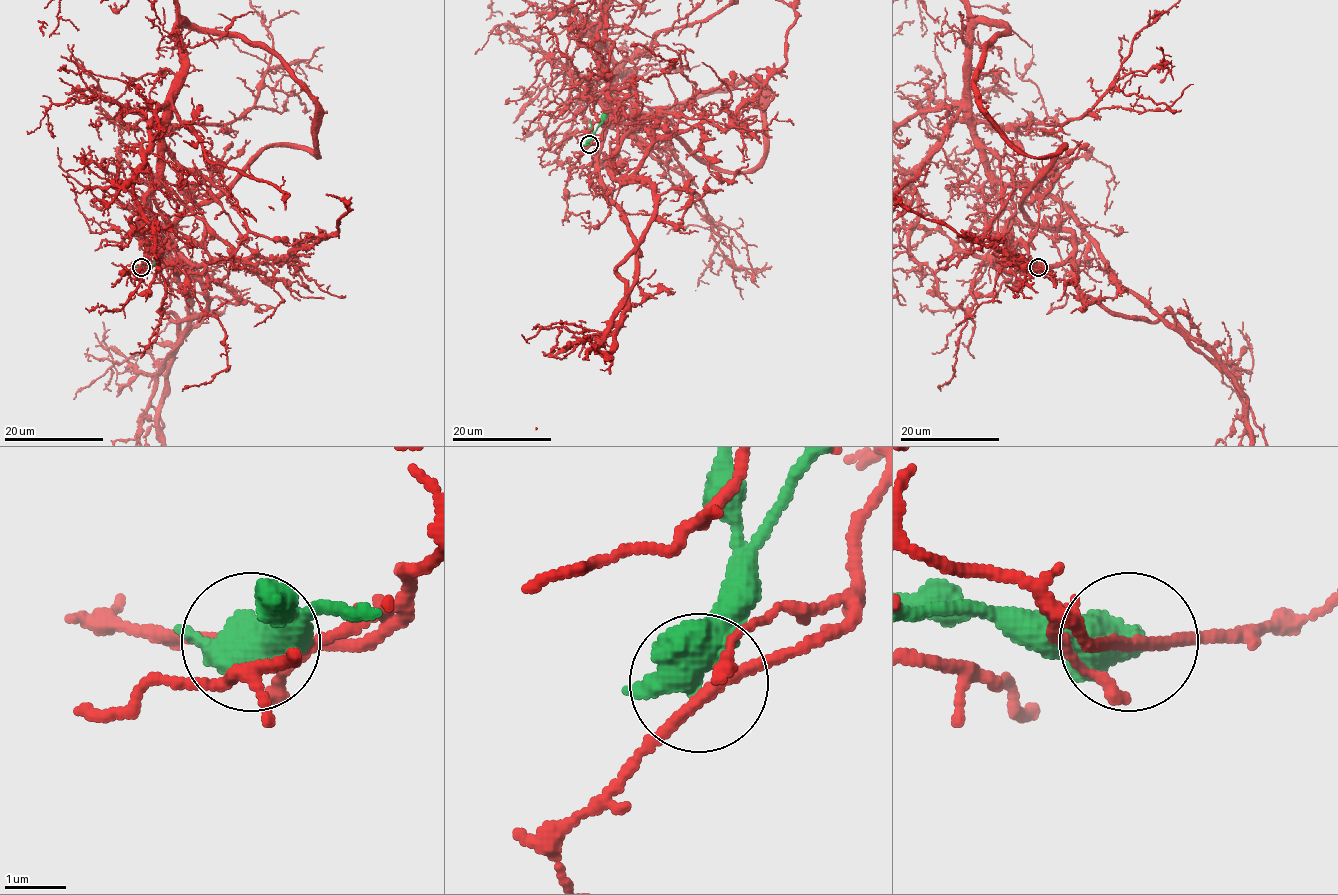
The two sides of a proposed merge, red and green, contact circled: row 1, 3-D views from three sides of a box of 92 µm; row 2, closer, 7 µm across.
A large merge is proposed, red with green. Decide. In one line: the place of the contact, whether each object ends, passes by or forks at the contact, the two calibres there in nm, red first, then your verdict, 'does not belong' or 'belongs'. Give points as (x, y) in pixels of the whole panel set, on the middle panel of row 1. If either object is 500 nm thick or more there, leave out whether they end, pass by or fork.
at (589, 144); 170 nm thick on the red side, 700 nm on the other; does not belong

